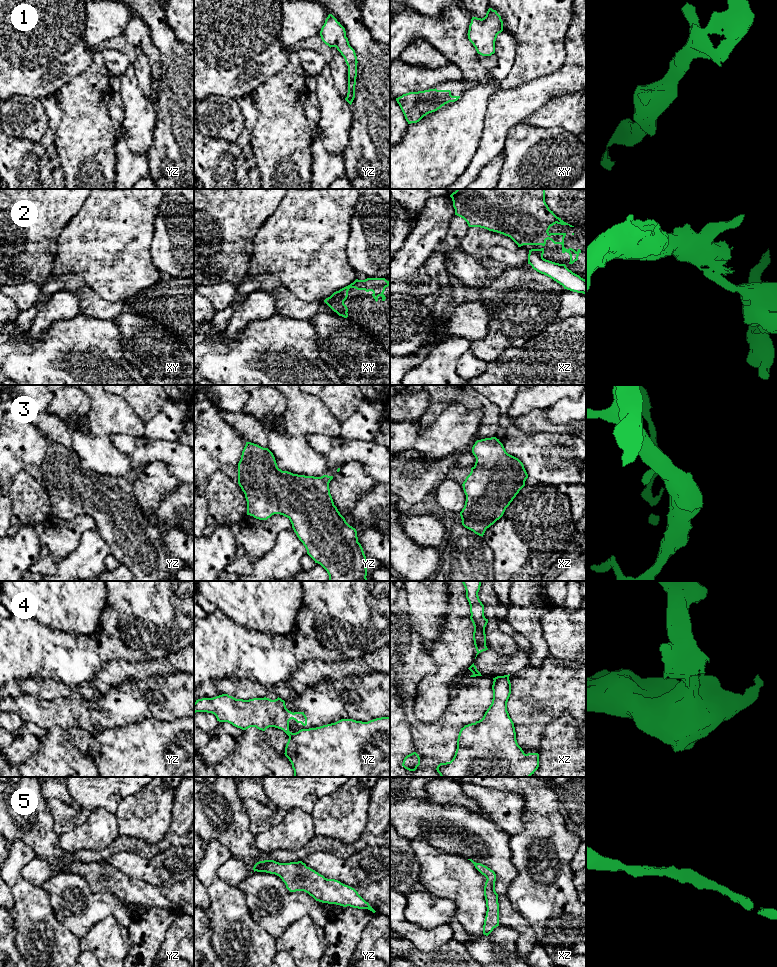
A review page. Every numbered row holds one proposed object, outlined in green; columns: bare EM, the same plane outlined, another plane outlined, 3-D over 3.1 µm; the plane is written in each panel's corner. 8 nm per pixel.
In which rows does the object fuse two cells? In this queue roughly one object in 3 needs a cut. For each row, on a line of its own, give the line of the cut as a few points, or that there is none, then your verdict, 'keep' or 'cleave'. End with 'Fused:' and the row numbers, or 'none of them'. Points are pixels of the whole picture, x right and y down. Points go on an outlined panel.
1: no cut | keep
2: xz (529, 252), (542, 258) | cleave
3: no cut | keep
4: yz (294, 733), (289, 737) | cleave
5: no cut | keep
Fused: 2, 4

